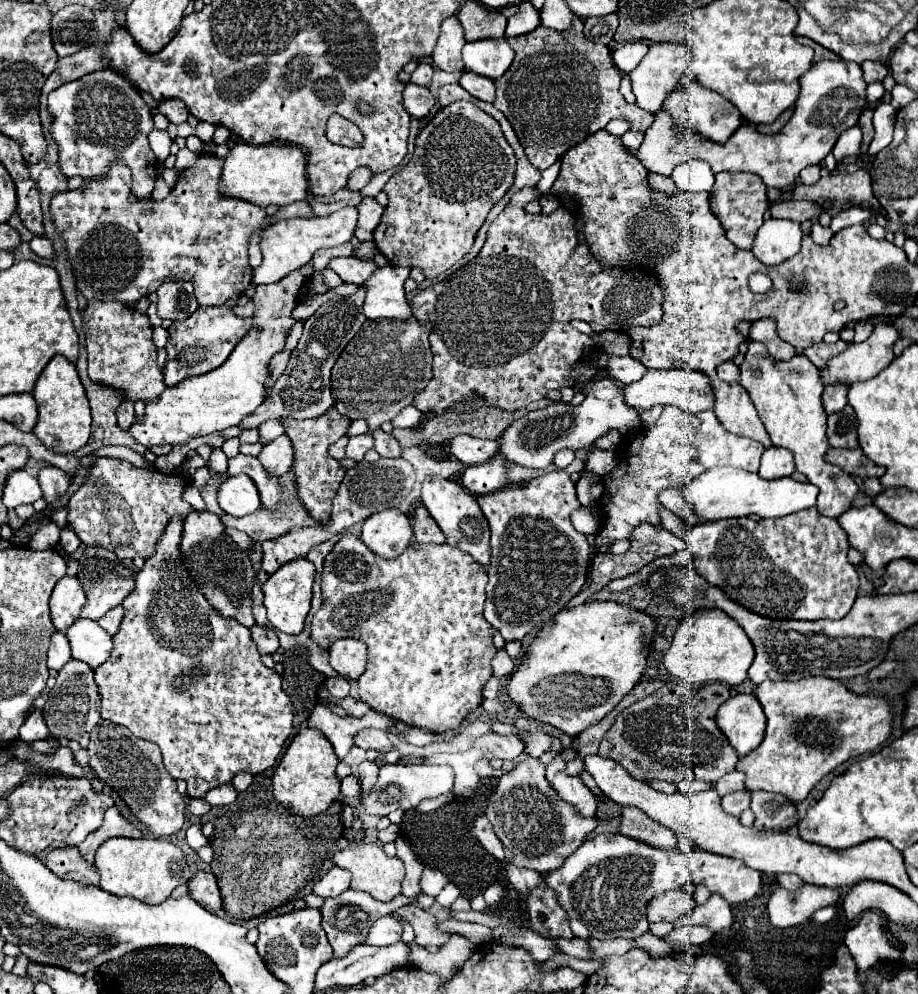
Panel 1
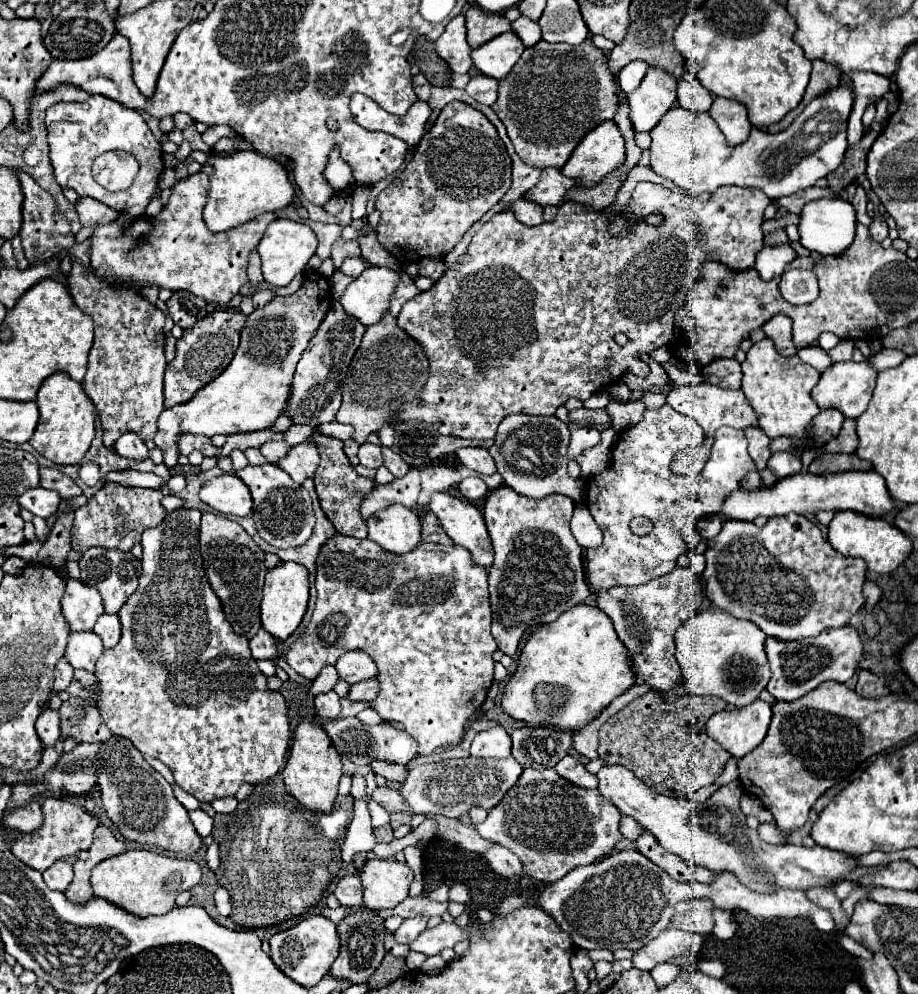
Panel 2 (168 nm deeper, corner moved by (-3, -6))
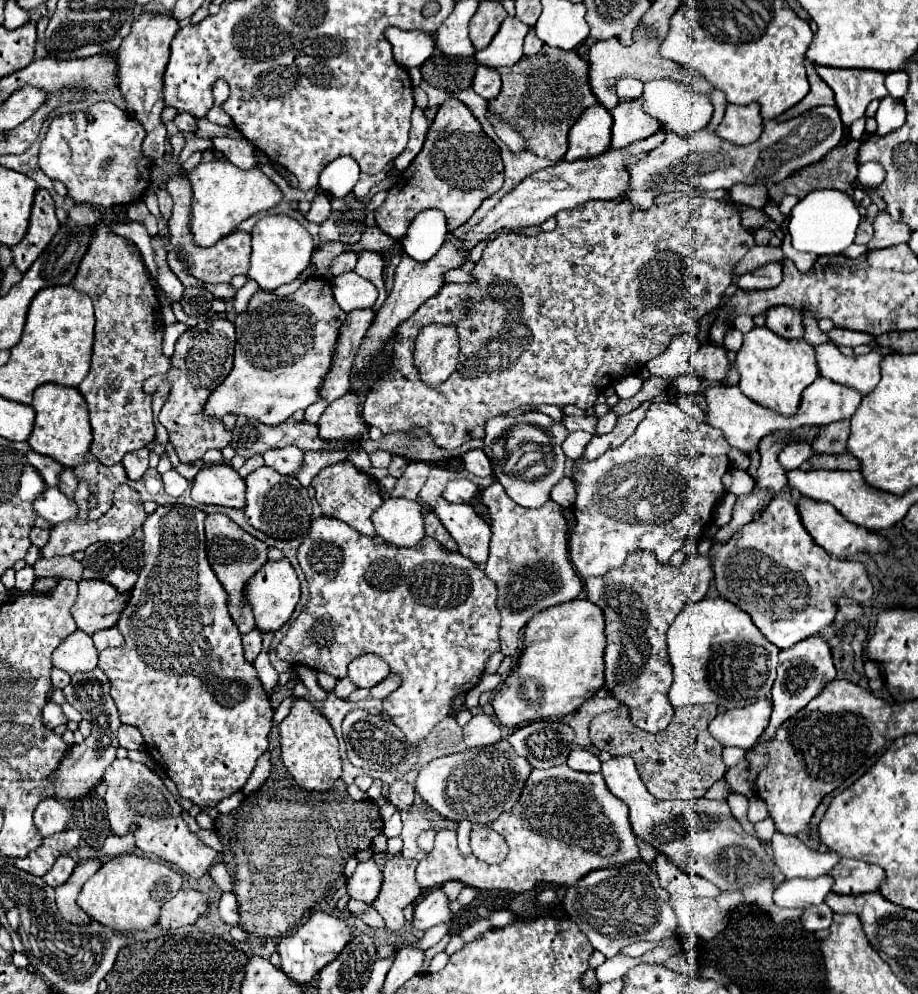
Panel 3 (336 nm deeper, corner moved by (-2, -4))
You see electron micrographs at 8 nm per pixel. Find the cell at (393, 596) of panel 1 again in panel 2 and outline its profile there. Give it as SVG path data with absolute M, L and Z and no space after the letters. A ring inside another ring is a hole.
M337 534L333 540L329 540L321 552L319 552L319 558L317 558L317 580L315 580L315 586L317 586L317 606L315 606L315 612L311 616L311 622L307 626L307 630L303 632L303 636L291 646L291 650L285 654L287 658L287 664L299 672L301 676L309 678L309 680L315 680L319 676L319 672L325 668L325 666L331 666L337 662L337 658L347 652L347 650L363 650L367 652L377 668L379 668L379 674L377 674L377 682L381 686L379 694L375 700L371 700L371 708L381 716L381 720L385 722L399 722L403 726L403 730L407 734L411 734L417 742L419 742L419 754L421 756L429 756L435 752L435 748L453 748L461 742L463 734L465 734L465 728L467 728L467 722L469 718L483 706L485 698L487 698L487 690L489 686L493 684L493 658L491 654L497 650L497 642L491 634L491 608L489 608L489 592L487 592L487 570L477 566L473 560L471 560L471 554L463 548L463 546L439 546L439 544L425 544L421 542L417 546L417 550L411 550L409 554L403 554L403 556L397 556L397 554L389 554L385 550L379 550L371 540L357 540L353 536L343 536L343 534Z

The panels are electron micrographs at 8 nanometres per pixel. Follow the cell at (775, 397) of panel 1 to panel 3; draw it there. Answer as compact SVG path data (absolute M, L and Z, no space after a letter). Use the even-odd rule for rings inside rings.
M754 326L748 334L744 334L744 344L736 354L736 368L742 376L738 384L740 390L750 400L756 400L784 416L796 414L804 388L818 378L814 346L804 338L784 340L782 336L774 336L774 332L766 326Z

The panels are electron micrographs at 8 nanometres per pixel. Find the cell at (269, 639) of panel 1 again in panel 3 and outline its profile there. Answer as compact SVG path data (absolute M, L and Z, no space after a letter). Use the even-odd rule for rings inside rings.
M254 628L252 632L242 636L242 646L244 646L244 656L248 658L248 662L252 664L256 660L256 656L262 650L262 632L258 628Z

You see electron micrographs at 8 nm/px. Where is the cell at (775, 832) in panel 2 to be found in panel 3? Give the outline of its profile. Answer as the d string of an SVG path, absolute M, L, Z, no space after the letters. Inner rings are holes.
M766 818L762 822L756 822L754 828L756 828L756 834L758 834L760 840L770 840L774 836L774 832L776 832L776 826L774 826L772 818Z

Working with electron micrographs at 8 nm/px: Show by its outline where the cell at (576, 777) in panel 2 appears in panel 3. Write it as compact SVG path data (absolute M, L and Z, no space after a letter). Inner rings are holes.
M576 746L570 752L566 764L572 770L580 770L580 772L600 772L600 760L598 760L598 756L594 752L586 750L586 748L580 748L580 746Z

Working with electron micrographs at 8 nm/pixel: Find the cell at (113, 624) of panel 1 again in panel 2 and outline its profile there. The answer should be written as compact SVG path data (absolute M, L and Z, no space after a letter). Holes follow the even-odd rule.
M101 614L101 618L97 620L93 632L105 642L105 648L115 646L119 642L119 636L121 636L119 616L117 614Z

